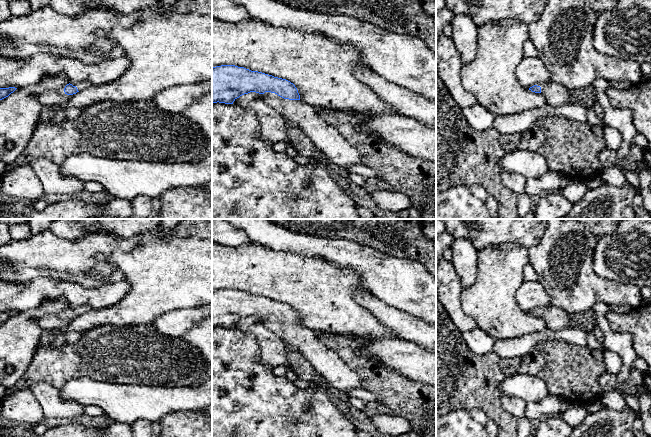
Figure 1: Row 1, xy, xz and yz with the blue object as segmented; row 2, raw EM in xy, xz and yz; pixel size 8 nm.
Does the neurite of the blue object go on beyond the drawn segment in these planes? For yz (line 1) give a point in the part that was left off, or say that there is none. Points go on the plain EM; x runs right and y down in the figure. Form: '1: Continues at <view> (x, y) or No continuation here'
1: Continues at yz (555, 318)

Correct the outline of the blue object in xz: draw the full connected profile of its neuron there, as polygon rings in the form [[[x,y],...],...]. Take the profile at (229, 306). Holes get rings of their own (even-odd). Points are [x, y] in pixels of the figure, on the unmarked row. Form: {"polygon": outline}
{"polygon": [[[235,289],[212,291],[212,326],[233,328],[244,318],[262,318],[266,326],[297,349],[315,372],[333,388],[346,392],[363,388],[363,381],[332,349],[318,339],[316,331],[300,325],[293,307]]]}

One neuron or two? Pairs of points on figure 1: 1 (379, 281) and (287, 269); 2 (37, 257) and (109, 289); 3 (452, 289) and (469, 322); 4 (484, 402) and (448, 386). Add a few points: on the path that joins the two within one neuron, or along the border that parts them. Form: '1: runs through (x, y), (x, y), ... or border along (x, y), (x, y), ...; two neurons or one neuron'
1: border along (339, 267), (350, 267), (353, 269), (366, 288); two neurons
2: border along (105, 282), (95, 287), (83, 287), (77, 284); two neurons
3: runs through (452, 298), (452, 306), (460, 315); one neuron
4: runs through (475, 393), (468, 386), (457, 386); one neuron

